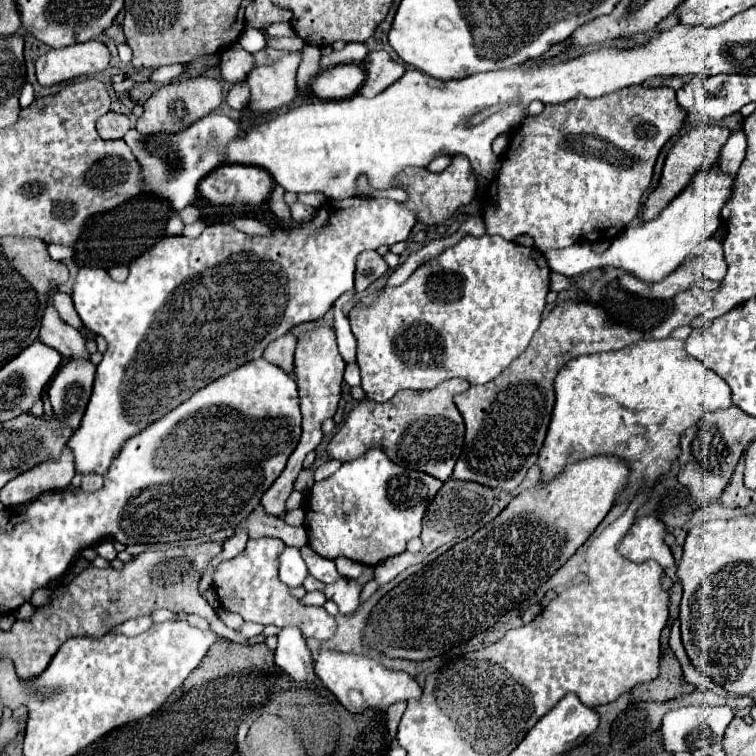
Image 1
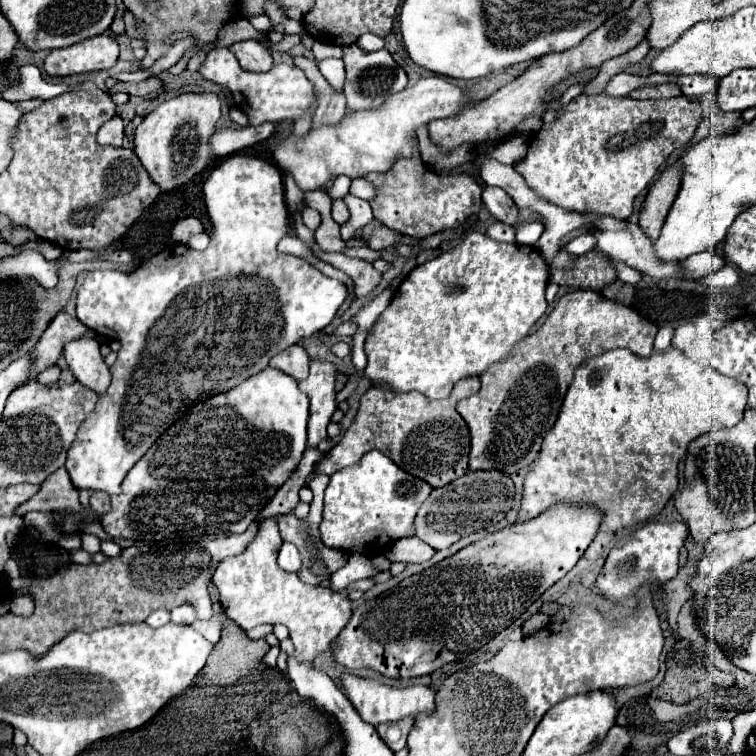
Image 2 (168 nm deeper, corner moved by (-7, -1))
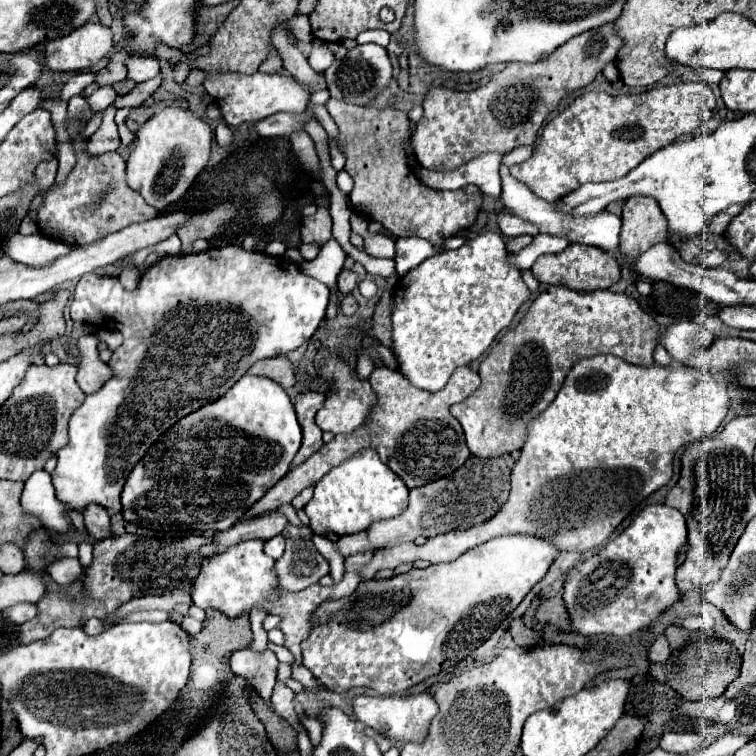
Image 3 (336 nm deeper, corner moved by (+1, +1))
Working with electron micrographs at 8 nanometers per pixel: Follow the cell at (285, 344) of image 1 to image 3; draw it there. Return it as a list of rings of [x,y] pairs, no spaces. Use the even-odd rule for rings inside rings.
[[[278,356],[278,358],[266,358],[266,360],[260,360],[256,362],[248,374],[254,374],[254,376],[264,376],[264,378],[270,378],[274,382],[278,382],[282,388],[292,388],[296,378],[294,378],[294,368],[292,364],[284,358],[284,356]]]

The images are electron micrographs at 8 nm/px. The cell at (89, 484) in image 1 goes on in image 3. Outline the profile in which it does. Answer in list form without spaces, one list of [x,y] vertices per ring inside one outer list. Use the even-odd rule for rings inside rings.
[[[90,504],[84,510],[84,524],[86,530],[92,538],[104,540],[104,538],[112,538],[112,530],[110,530],[110,512],[104,510],[98,504]]]

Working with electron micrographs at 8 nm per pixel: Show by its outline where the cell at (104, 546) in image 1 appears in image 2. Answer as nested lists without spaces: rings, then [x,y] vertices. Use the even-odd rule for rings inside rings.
[[[82,534],[82,548],[90,554],[100,552],[100,538],[94,534]]]

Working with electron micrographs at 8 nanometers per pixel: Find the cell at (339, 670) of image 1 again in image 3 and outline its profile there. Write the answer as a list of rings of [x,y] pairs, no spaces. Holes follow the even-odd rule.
[[[428,692],[406,696],[406,698],[404,696],[356,696],[354,698],[356,720],[394,740],[396,748],[402,748],[408,742],[424,742],[428,724],[436,716],[436,712],[438,712],[438,704]]]

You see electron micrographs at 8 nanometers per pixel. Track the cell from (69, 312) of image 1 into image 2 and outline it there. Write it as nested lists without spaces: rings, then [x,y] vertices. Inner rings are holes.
[[[66,310],[58,312],[34,348],[36,370],[40,372],[48,362],[56,362],[62,354],[62,346],[70,340],[80,338],[86,332],[88,328],[80,324],[76,316],[70,316]]]

